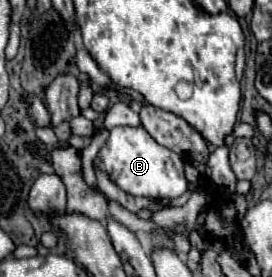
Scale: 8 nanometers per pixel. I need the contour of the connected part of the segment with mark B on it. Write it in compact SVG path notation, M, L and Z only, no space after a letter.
M114 127L100 149L94 167L106 171L130 195L176 199L188 189L184 163L186 159L182 155L158 145L144 127Z

